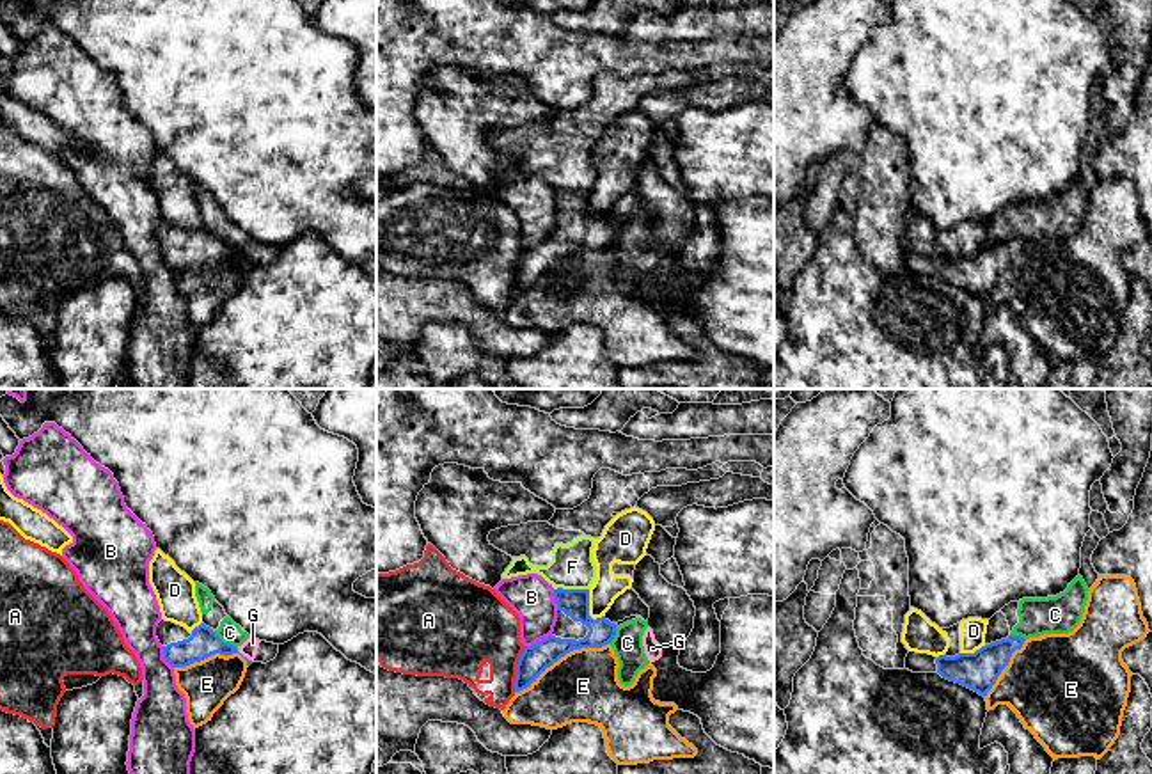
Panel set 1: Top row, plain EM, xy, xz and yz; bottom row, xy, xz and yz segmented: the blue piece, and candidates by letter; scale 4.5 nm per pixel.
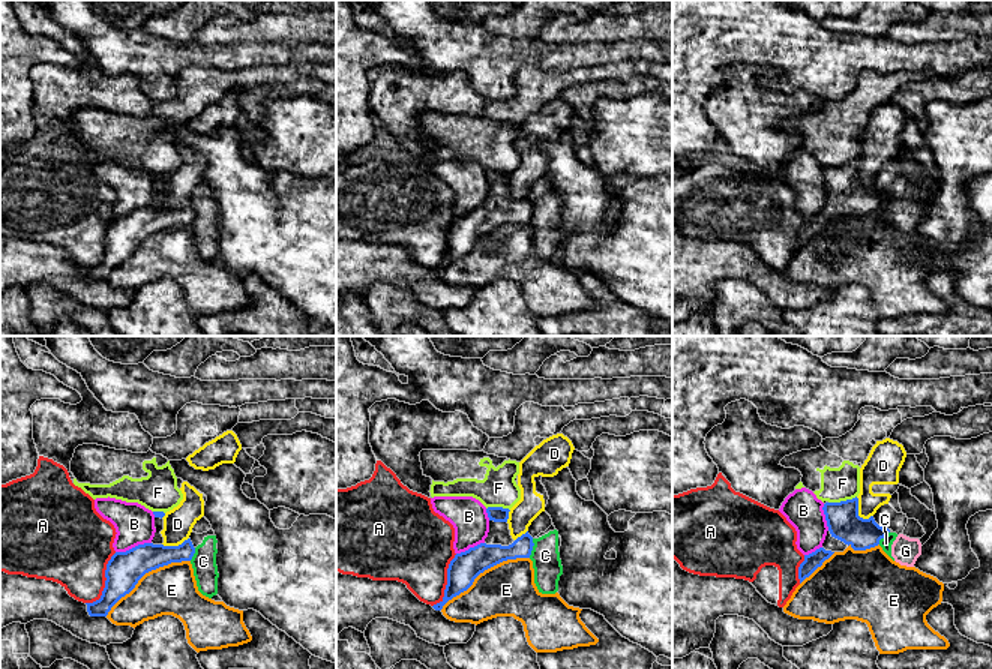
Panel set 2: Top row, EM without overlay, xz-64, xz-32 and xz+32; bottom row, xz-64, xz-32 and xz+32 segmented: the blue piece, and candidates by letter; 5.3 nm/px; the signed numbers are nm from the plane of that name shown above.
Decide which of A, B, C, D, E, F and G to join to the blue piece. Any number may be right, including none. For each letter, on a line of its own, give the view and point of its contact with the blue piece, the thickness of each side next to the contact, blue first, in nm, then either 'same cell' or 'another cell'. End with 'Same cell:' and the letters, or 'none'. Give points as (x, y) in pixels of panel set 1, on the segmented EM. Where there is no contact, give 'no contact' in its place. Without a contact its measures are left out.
A: contact xz (517, 670); calibres 130 and 320 nm; another cell
B: contact xz (538, 641); calibres 130 and 200 nm; another cell
C: contact xy (226, 643); calibres 140 and 100 nm; another cell
D: contact xz (588, 609); calibres 130 and 130 nm; another cell
E: contact xz (561, 655); calibres 130 and 320 nm; another cell
F: contact xz (570, 590); calibres 130 and 200 nm; another cell
G: contact xy (245, 657); calibres 140 and 70 nm; another cell
Same cell: none

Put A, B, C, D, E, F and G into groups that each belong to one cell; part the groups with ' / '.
A / B / C G / D / E / F

